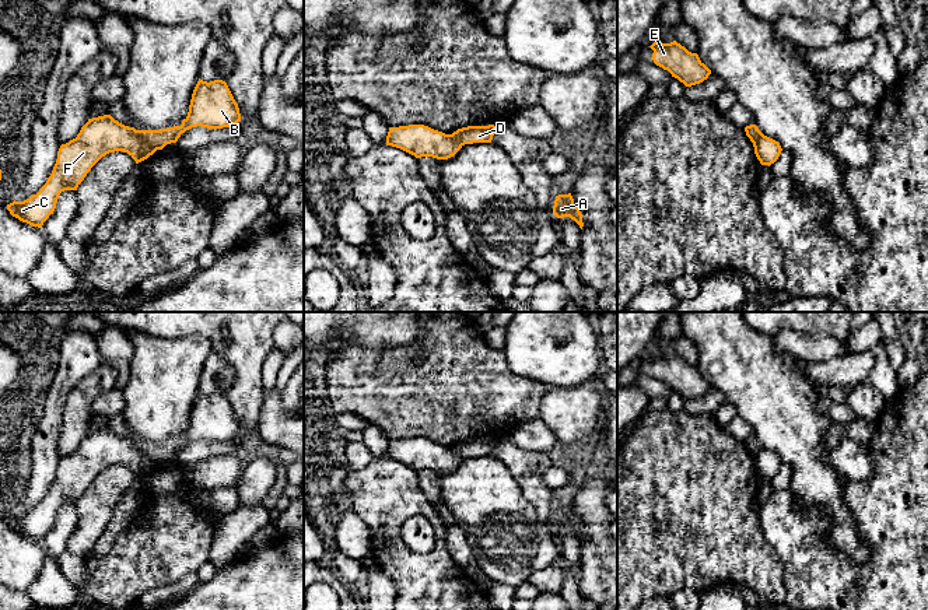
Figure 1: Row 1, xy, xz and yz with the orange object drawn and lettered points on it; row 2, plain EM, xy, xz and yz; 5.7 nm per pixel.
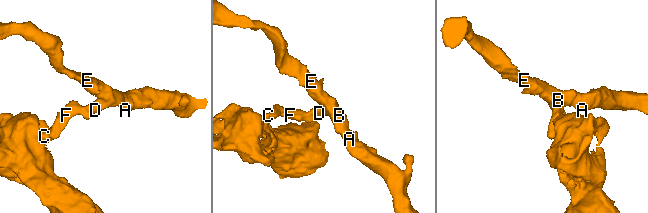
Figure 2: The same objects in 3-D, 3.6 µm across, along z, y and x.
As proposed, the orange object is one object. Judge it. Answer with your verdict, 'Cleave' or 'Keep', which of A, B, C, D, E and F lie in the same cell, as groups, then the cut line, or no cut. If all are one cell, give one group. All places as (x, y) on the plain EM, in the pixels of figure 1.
Cleave. Groups: A B D E / C F. Split along xy (136, 444), (157, 462)

